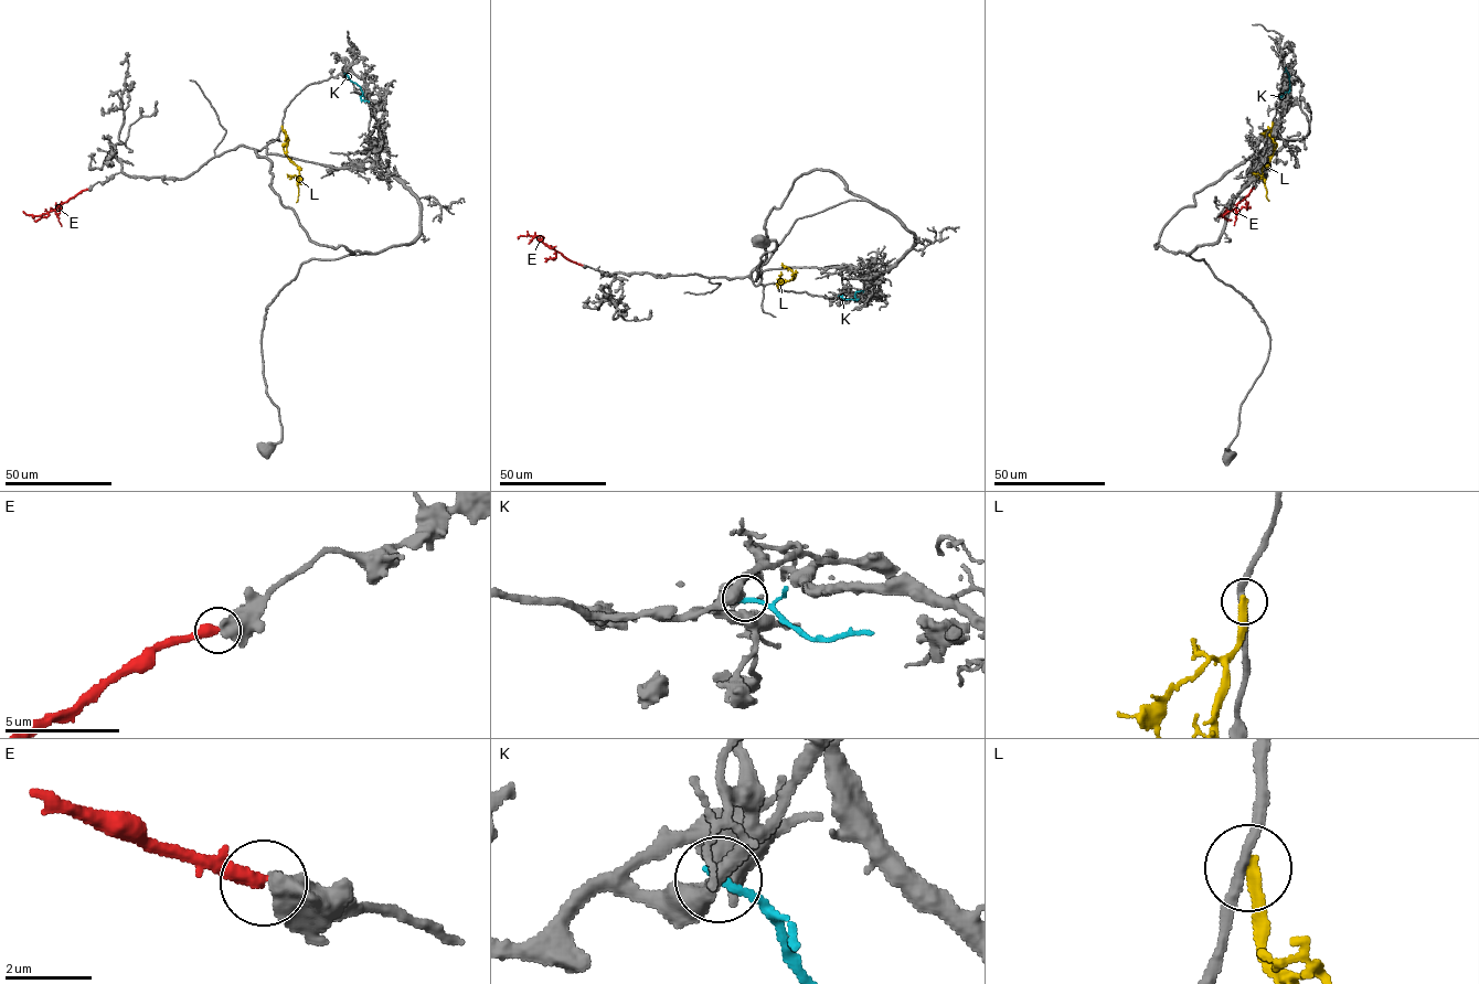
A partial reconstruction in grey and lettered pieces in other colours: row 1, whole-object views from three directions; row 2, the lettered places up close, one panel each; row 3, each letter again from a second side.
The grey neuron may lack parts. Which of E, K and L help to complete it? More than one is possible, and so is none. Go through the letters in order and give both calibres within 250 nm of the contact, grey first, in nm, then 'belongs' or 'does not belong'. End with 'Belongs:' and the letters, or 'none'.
E: calibres 650 and 400 nm; does not belong
K: calibres 360 and 220 nm; does not belong
L: calibres 240 and 280 nm; does not belong
Belongs: none

